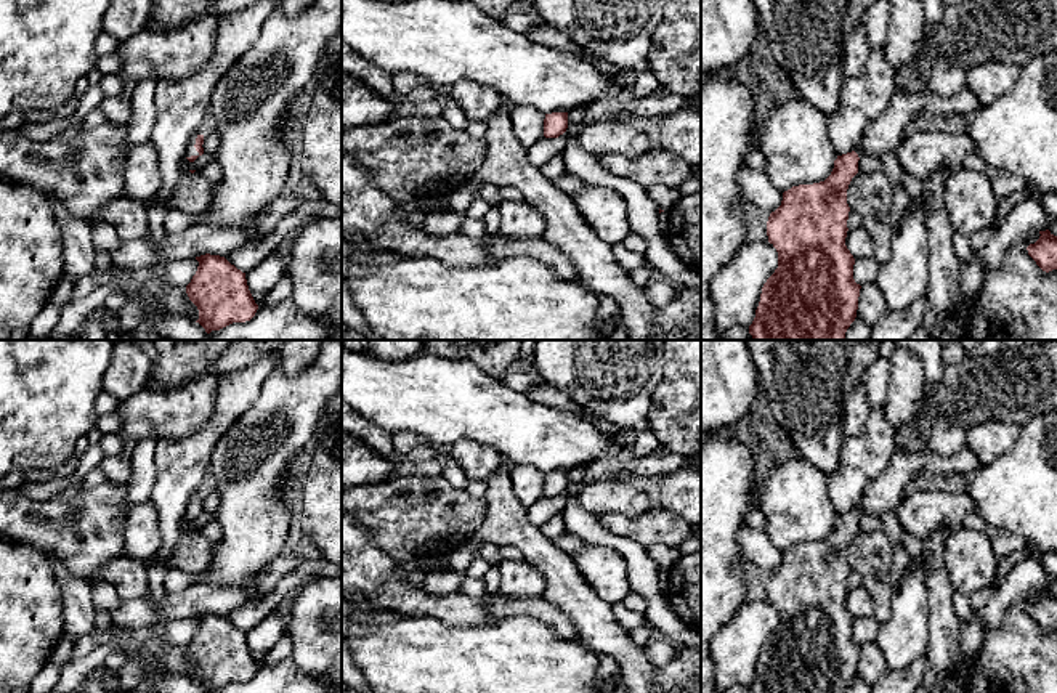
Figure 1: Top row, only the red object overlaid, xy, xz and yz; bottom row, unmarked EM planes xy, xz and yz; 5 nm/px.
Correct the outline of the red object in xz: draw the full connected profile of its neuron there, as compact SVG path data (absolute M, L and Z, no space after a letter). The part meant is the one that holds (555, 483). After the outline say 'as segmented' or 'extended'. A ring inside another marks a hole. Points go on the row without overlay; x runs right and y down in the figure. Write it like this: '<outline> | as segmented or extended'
M552 472L545 473L544 478L544 496L558 497L568 488L568 472Z | as segmented

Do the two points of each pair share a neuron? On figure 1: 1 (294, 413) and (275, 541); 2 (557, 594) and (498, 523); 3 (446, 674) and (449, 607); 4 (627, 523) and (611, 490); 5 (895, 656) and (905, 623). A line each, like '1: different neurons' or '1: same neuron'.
1: same neuron
2: same neuron
3: different neurons
4: different neurons
5: same neuron

